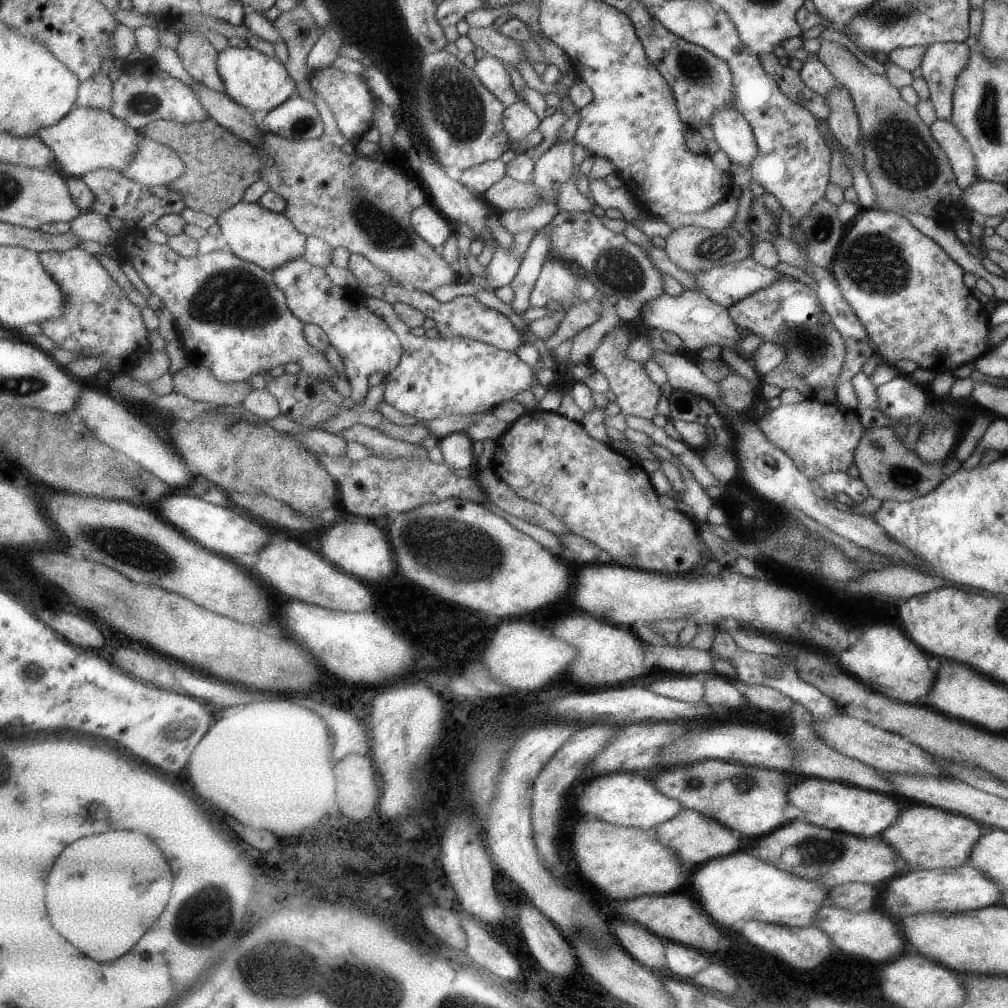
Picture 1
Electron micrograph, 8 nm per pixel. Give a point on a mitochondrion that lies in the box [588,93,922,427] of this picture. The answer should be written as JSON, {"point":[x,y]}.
{"point":[875,263]}

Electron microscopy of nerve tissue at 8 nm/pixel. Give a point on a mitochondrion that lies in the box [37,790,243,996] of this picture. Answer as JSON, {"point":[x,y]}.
{"point":[189,911]}

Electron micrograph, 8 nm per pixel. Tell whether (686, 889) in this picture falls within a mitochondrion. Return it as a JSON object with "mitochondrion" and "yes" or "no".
{"mitochondrion":"no"}

